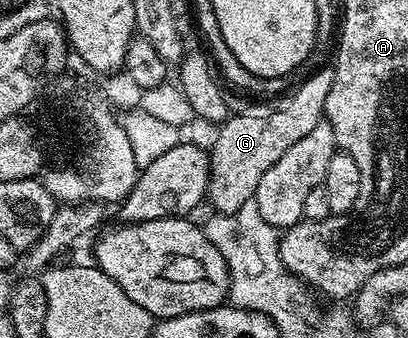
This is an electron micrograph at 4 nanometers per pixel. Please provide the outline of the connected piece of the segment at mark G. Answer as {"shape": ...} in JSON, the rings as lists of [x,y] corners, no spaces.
{"shape":[[[319,69],[306,76],[284,98],[283,107],[272,111],[259,111],[256,115],[232,114],[227,122],[218,128],[215,144],[209,147],[211,181],[209,203],[220,215],[236,215],[241,205],[252,202],[261,177],[278,161],[285,149],[306,137],[318,123],[324,122],[325,97],[329,97],[329,85],[335,80],[334,70]]]}

